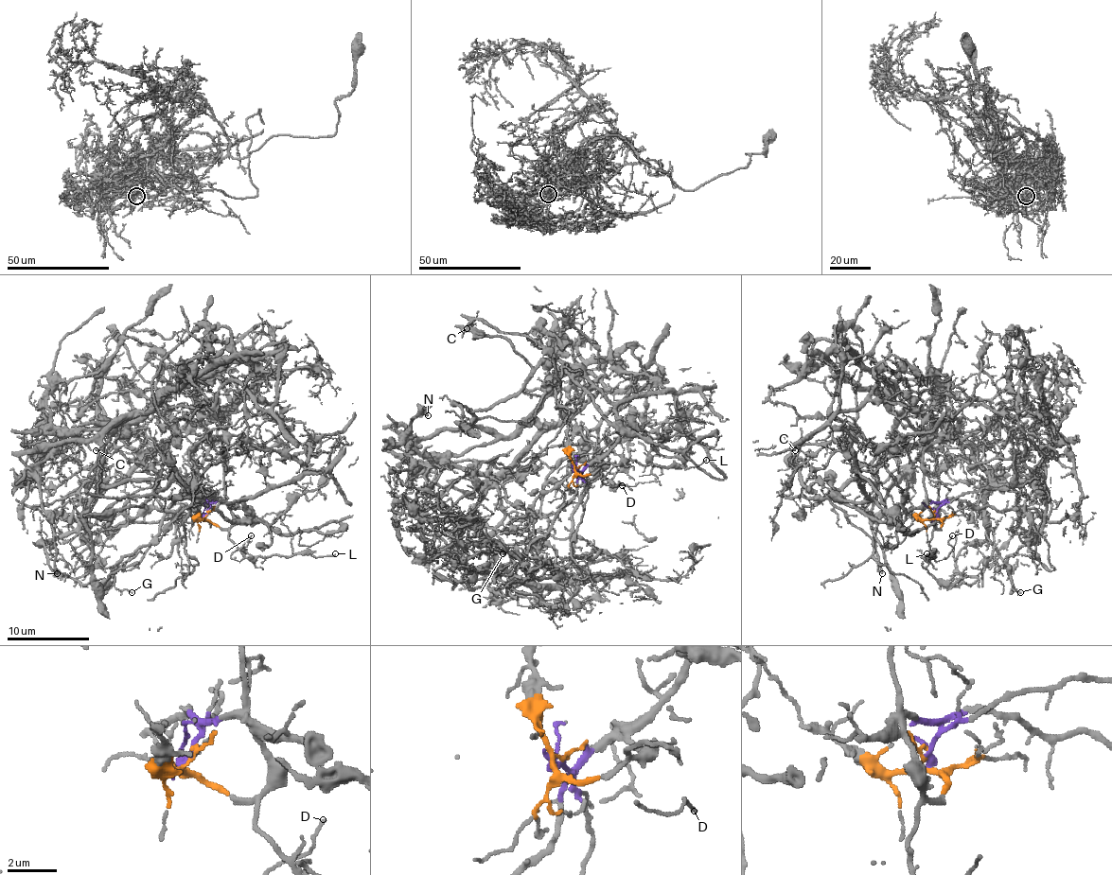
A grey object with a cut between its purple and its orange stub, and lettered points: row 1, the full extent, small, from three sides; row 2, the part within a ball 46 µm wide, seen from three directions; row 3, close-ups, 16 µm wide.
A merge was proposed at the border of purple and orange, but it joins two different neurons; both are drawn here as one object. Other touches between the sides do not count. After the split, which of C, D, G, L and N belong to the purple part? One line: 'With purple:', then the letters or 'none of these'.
With purple: C, G, N

